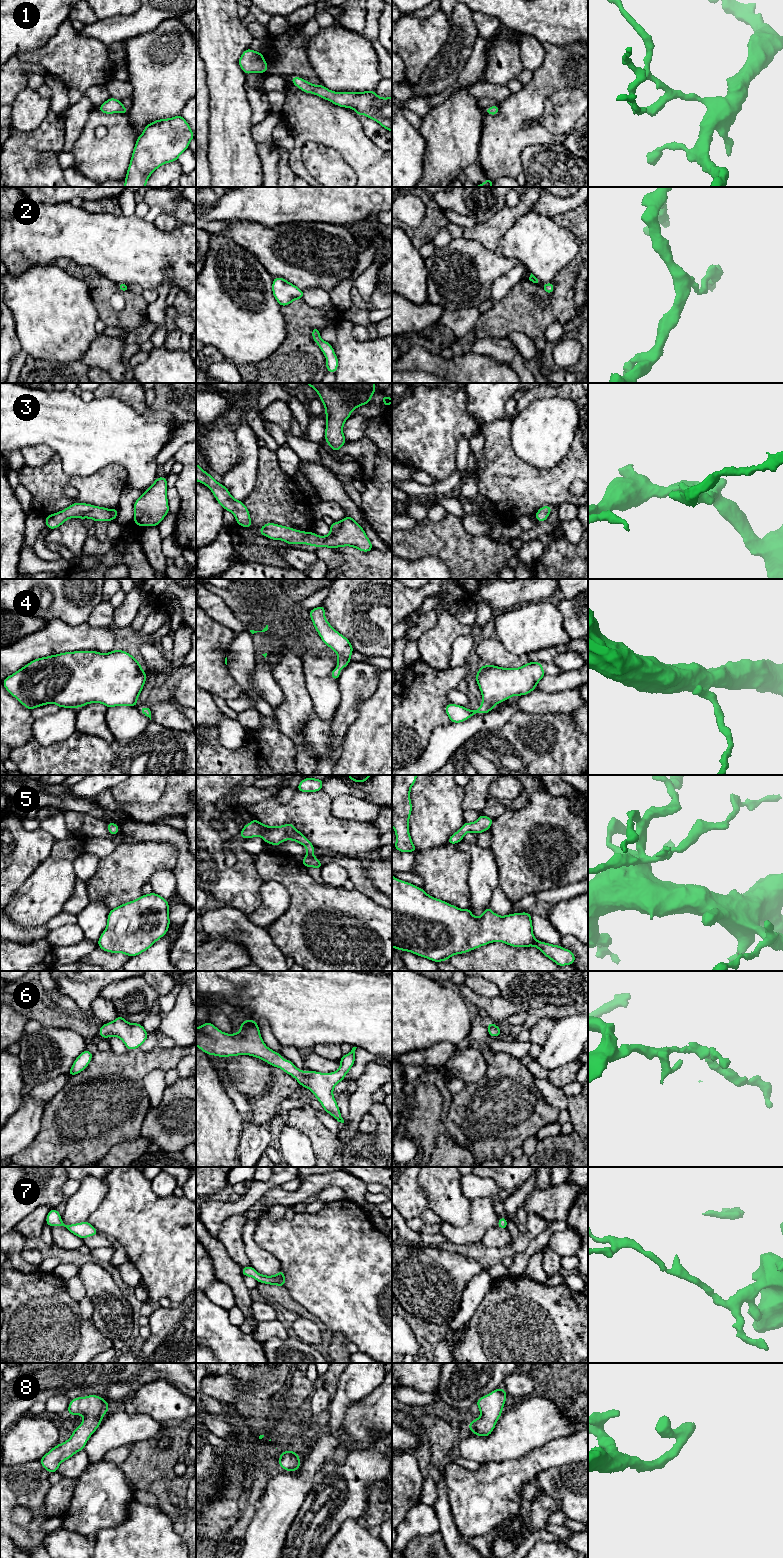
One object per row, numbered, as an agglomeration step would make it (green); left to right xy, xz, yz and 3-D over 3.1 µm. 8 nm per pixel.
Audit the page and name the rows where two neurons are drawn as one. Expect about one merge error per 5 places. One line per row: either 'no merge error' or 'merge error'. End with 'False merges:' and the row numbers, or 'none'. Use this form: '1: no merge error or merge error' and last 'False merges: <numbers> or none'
1: no merge error
2: no merge error
3: no merge error
4: no merge error
5: no merge error
6: no merge error
7: no merge error
8: no merge error
False merges: none

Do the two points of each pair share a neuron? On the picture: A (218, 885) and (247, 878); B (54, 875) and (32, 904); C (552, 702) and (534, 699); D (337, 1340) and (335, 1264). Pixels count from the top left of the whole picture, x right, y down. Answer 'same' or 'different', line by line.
A: same
B: same
C: same
D: different

